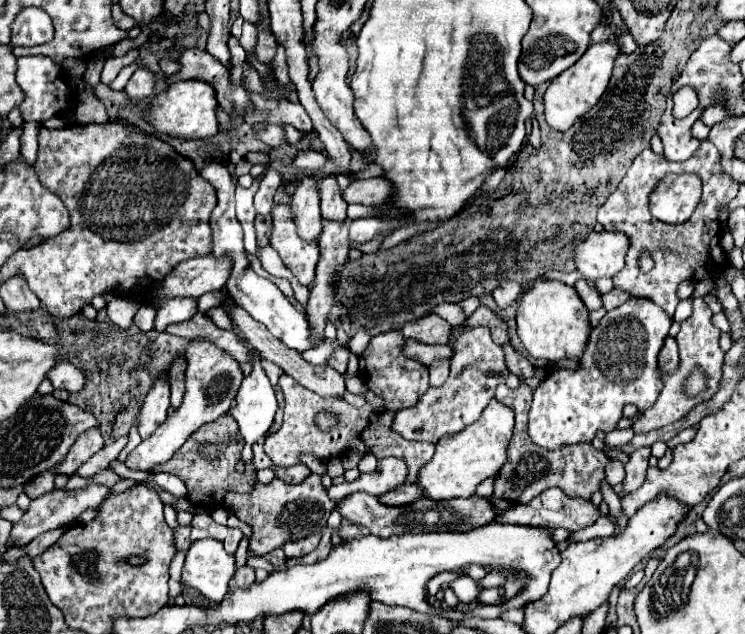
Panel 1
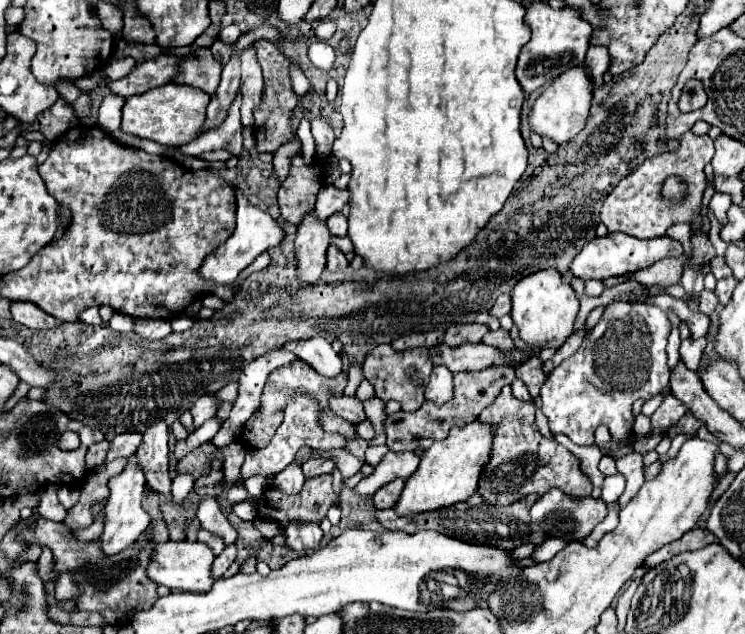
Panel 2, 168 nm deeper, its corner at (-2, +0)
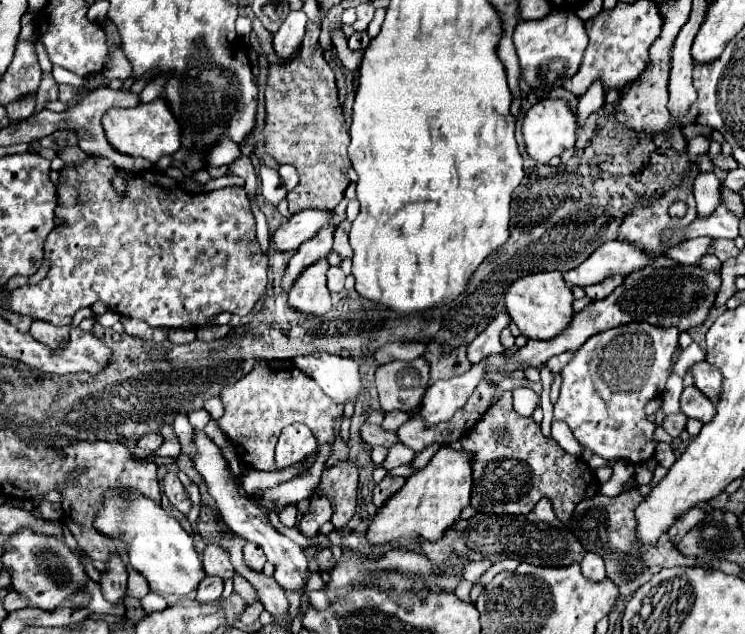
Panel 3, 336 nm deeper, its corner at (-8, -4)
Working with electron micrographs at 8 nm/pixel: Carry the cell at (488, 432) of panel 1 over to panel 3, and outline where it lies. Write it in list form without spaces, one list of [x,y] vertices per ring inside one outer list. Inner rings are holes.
[[[452,446],[440,448],[426,468],[412,474],[402,490],[392,496],[390,504],[380,508],[368,528],[370,544],[386,544],[398,536],[438,540],[442,532],[460,518],[460,512],[470,506],[472,496],[472,452],[454,450]]]

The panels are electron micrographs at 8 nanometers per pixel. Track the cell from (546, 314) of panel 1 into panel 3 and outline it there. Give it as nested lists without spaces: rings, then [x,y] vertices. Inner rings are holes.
[[[556,270],[554,272],[528,274],[528,276],[512,282],[508,292],[506,292],[504,302],[506,302],[506,310],[512,318],[512,322],[516,322],[522,336],[526,336],[530,340],[556,338],[558,334],[562,334],[570,326],[570,322],[574,318],[572,290],[566,286],[562,274]]]

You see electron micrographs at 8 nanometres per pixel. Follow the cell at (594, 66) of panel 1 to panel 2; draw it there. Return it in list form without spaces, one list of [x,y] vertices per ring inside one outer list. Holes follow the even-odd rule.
[[[584,66],[570,68],[568,72],[558,76],[554,80],[554,84],[548,86],[532,104],[532,108],[528,112],[530,132],[538,134],[540,138],[548,138],[556,144],[570,142],[584,128],[588,110],[590,110],[590,102],[592,102],[592,82],[590,82],[588,70]]]

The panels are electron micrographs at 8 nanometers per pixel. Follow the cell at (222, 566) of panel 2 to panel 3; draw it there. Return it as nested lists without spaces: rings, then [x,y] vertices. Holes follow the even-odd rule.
[[[204,578],[200,582],[200,588],[196,590],[196,598],[198,600],[216,600],[216,598],[220,598],[222,588],[224,588],[222,578]]]

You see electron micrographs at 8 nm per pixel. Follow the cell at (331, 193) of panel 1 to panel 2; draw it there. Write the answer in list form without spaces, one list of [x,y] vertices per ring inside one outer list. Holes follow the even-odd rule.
[[[340,212],[332,214],[326,224],[328,224],[328,230],[332,236],[346,236],[348,234],[348,222]]]

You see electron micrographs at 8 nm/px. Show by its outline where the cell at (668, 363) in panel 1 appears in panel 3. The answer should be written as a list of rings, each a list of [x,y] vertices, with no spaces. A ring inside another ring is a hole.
[[[694,386],[684,388],[682,396],[680,396],[680,404],[682,404],[682,412],[688,418],[696,418],[700,422],[710,422],[716,416],[716,404],[712,400],[708,400],[700,390],[696,390]]]

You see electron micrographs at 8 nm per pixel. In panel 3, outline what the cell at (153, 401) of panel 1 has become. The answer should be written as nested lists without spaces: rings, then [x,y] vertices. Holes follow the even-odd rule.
[[[172,470],[166,472],[166,476],[164,476],[164,494],[168,496],[168,500],[170,500],[172,506],[176,506],[180,512],[188,514],[188,510],[190,510],[188,494],[186,494],[180,478]]]

